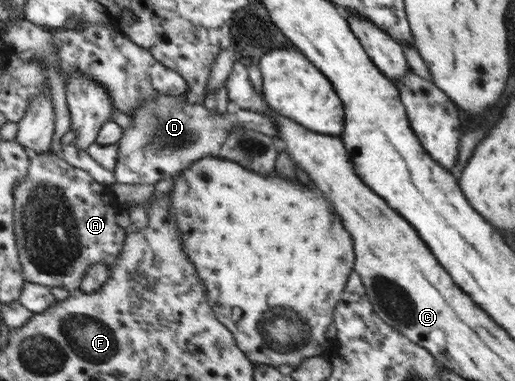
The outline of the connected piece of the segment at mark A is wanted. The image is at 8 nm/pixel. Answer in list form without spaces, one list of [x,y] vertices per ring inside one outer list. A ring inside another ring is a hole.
[[[54,152],[34,153],[30,174],[16,188],[17,239],[26,280],[79,292],[84,276],[94,265],[106,263],[114,270],[125,249],[128,231],[118,222],[121,200],[116,192],[94,178],[90,171],[74,166]]]

